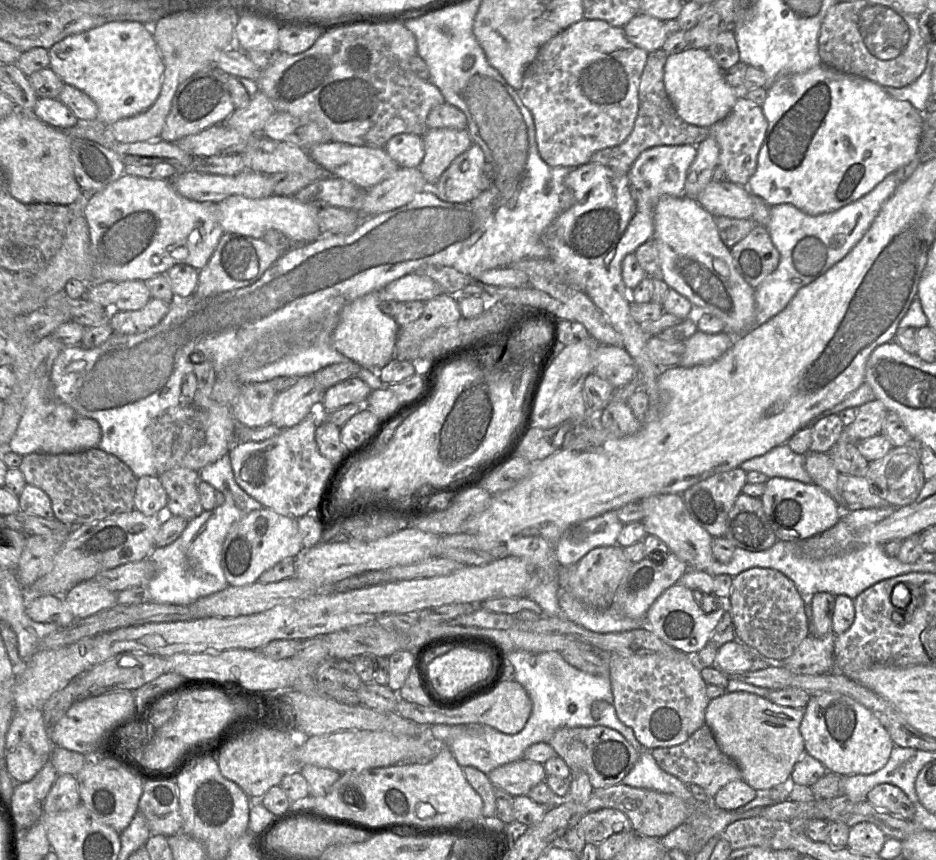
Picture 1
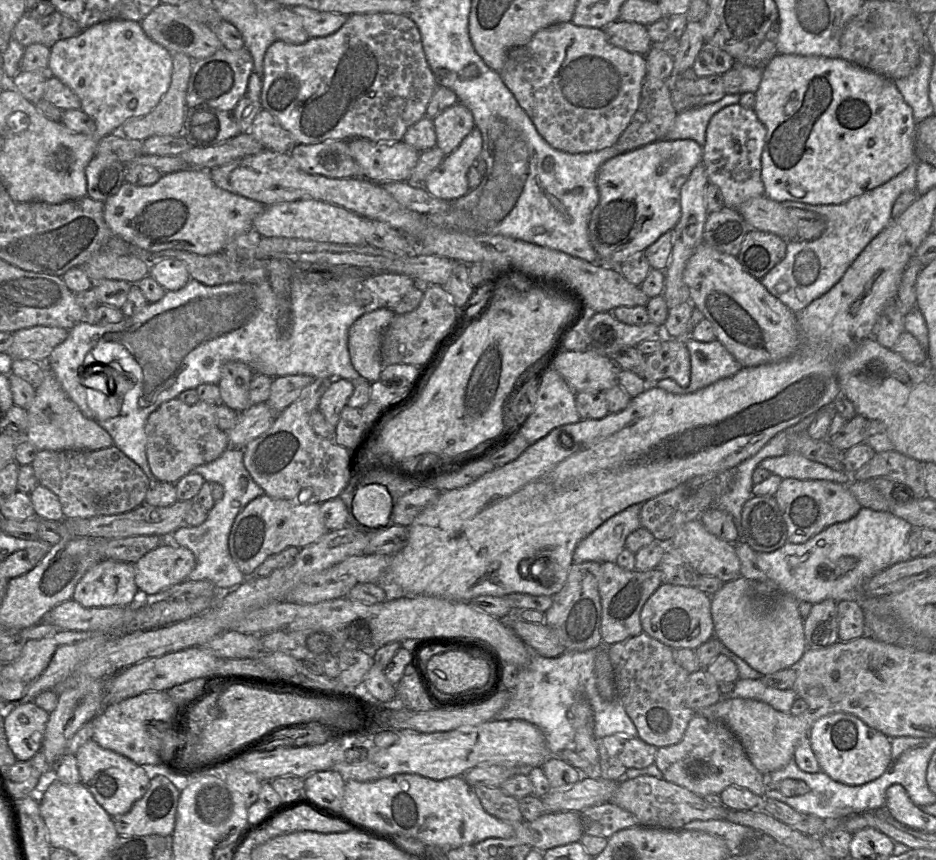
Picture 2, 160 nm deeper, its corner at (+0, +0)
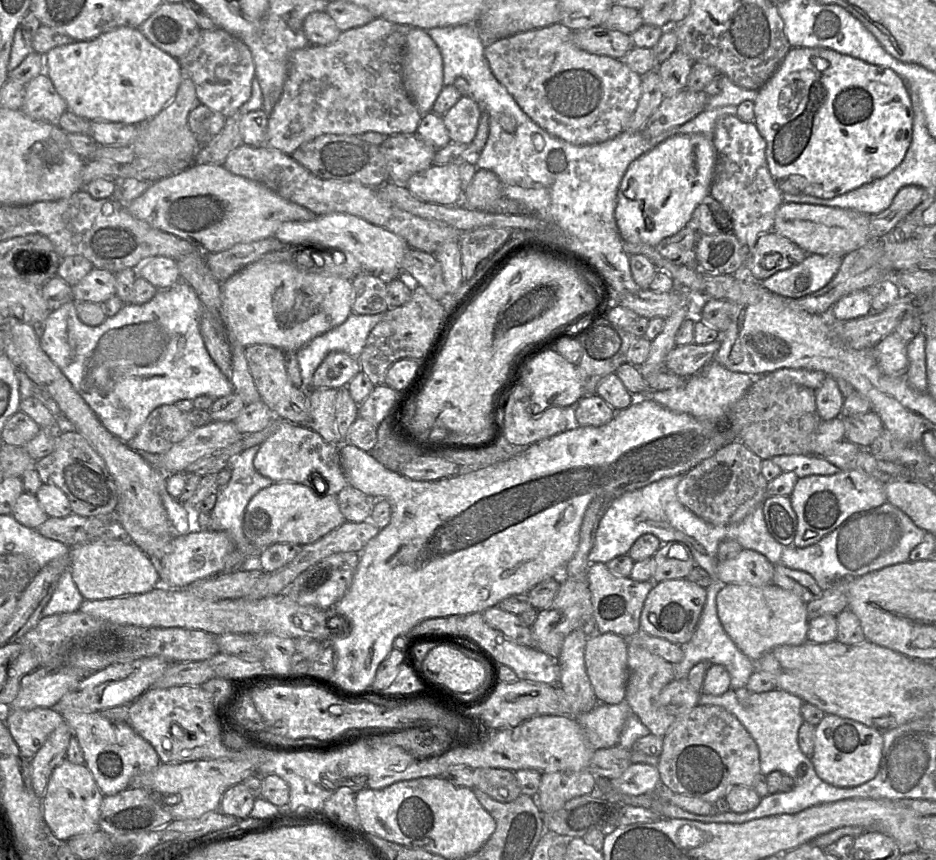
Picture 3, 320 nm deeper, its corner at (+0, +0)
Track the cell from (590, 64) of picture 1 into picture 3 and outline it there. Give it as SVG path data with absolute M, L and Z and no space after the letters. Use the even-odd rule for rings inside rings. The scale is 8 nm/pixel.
M558 22L496 40L484 47L484 55L496 79L522 110L549 134L574 145L604 142L624 131L641 96L642 76L619 59L582 50L573 42L572 34L571 29Z

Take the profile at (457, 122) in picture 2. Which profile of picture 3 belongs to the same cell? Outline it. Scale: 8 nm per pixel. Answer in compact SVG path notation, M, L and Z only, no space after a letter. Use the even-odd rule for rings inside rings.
M462 96L442 117L451 142L469 145L477 133L482 110L479 104L468 96Z

